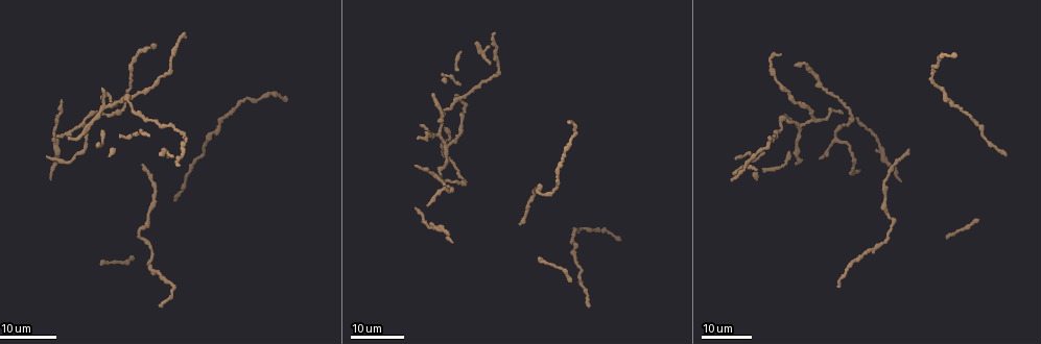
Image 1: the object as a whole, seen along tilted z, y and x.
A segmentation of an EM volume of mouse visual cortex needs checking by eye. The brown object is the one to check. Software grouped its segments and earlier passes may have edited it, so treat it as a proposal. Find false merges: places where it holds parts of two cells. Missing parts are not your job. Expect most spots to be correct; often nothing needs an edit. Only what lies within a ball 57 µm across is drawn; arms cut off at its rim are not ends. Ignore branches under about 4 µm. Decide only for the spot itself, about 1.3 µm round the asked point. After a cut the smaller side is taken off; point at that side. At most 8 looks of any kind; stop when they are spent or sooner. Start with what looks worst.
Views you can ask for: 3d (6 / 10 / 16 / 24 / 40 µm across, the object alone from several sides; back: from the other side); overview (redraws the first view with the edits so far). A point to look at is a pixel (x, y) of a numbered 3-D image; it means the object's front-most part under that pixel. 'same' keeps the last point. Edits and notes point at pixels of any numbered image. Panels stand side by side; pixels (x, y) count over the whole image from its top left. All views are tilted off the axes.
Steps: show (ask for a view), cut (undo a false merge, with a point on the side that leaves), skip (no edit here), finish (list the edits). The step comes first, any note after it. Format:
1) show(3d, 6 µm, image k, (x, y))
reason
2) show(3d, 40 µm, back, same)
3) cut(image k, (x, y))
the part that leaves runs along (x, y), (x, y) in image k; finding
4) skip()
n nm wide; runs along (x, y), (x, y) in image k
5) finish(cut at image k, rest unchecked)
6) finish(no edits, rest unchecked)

show(3d, 16 µm, image 1, (437, 135))
three arms meet

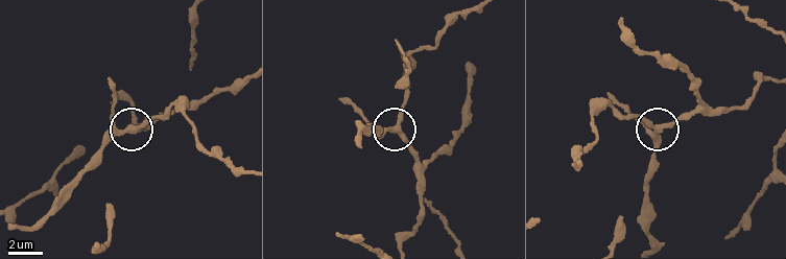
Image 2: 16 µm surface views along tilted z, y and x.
show(3d, 6 µm, image 2, (397, 127))

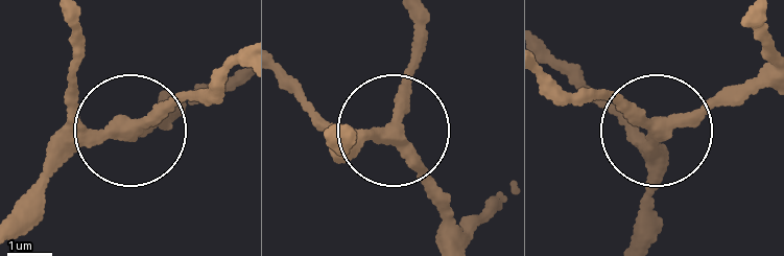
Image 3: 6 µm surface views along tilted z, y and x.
skip()
270 nm wide; all the same cell

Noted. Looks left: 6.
show(3d, 24 µm, image 1, (80, 124))
side arm on a straight run

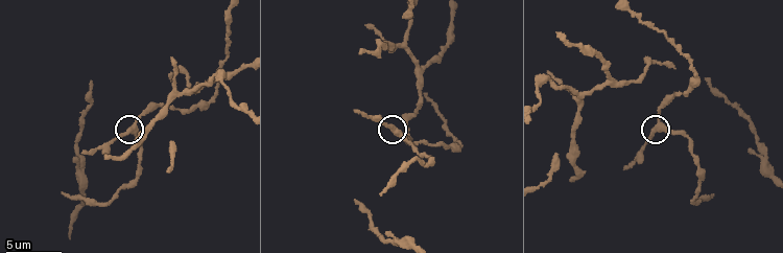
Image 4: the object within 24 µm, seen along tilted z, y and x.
show(3d, 10 µm, image 4, (135, 128))

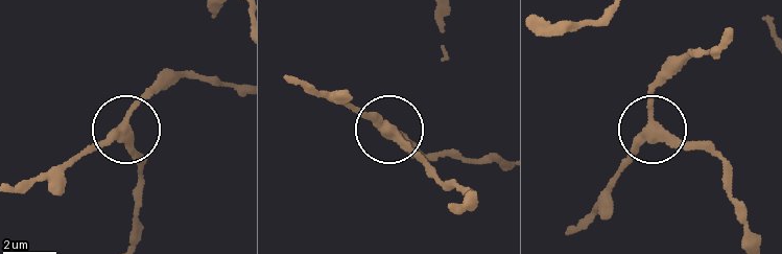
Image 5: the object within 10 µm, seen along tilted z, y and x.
skip()
all the same cell

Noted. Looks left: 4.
show(3d, 16 µm, image 4, (206, 105))

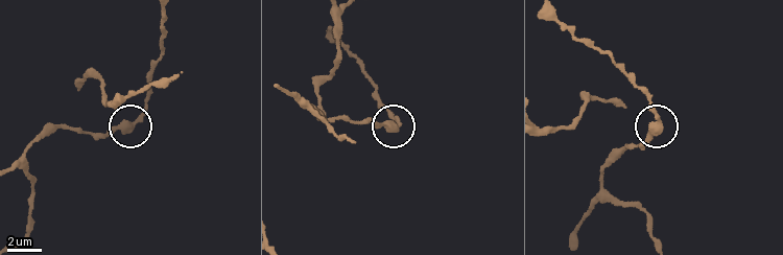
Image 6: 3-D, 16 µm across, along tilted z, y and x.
show(3d, 16 µm, back, image 6, (131, 131))
other side

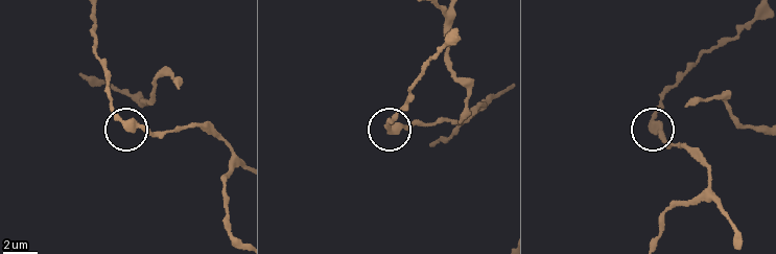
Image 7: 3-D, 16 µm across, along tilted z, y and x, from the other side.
skip()
runs along (654, 241), (665, 212), (709, 180), (653, 129), (669, 90) in image 7; one cell here

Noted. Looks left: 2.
show(3d, 24 µm, image 1, (974, 122))
calibre changes

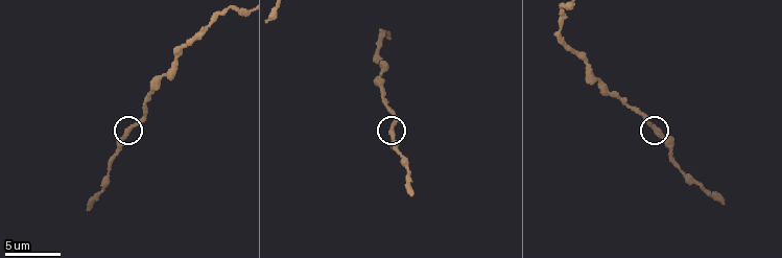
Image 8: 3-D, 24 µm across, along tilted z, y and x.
show(3d, 10 µm, image 8, (657, 132))
closer look

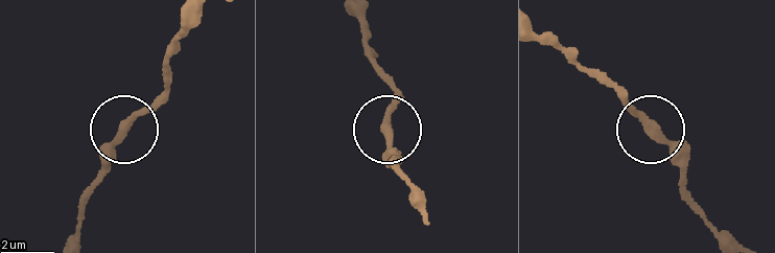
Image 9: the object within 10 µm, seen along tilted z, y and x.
skip()
continuous, no second cell

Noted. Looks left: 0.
finish(no edits, rest unchecked)

